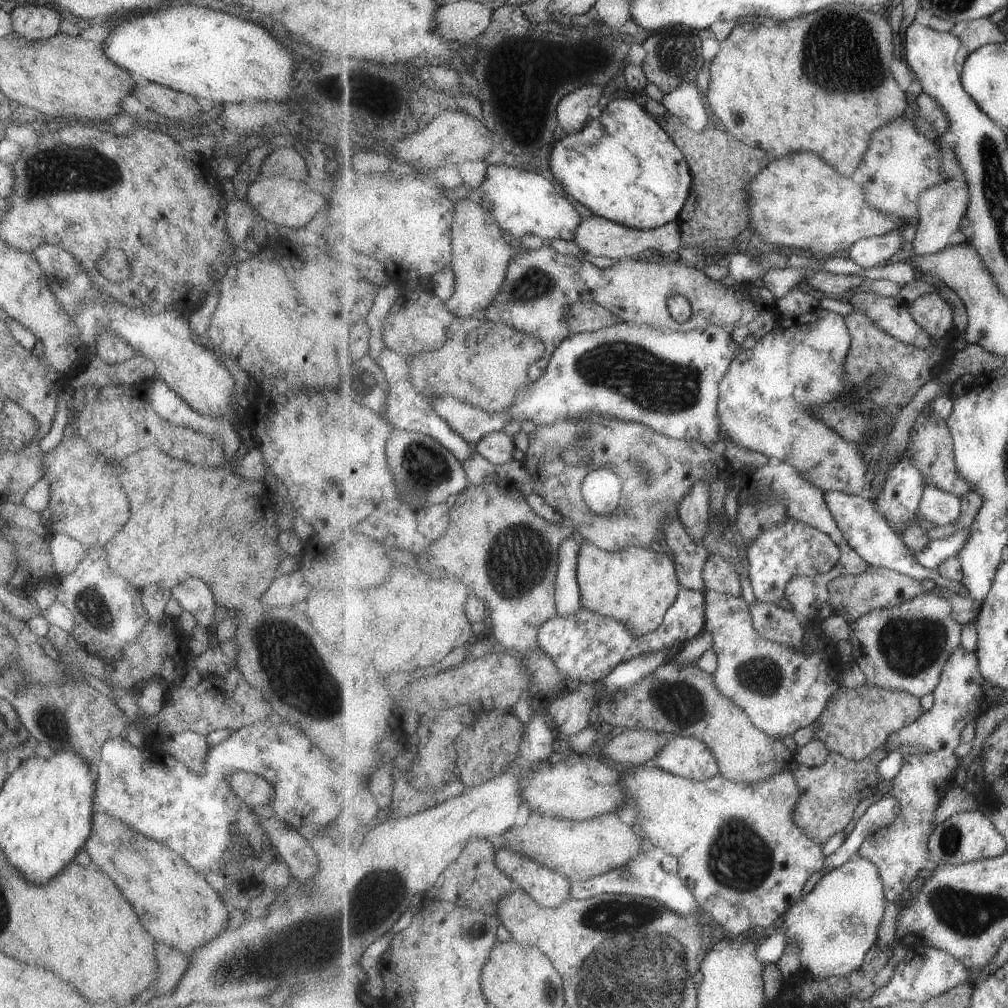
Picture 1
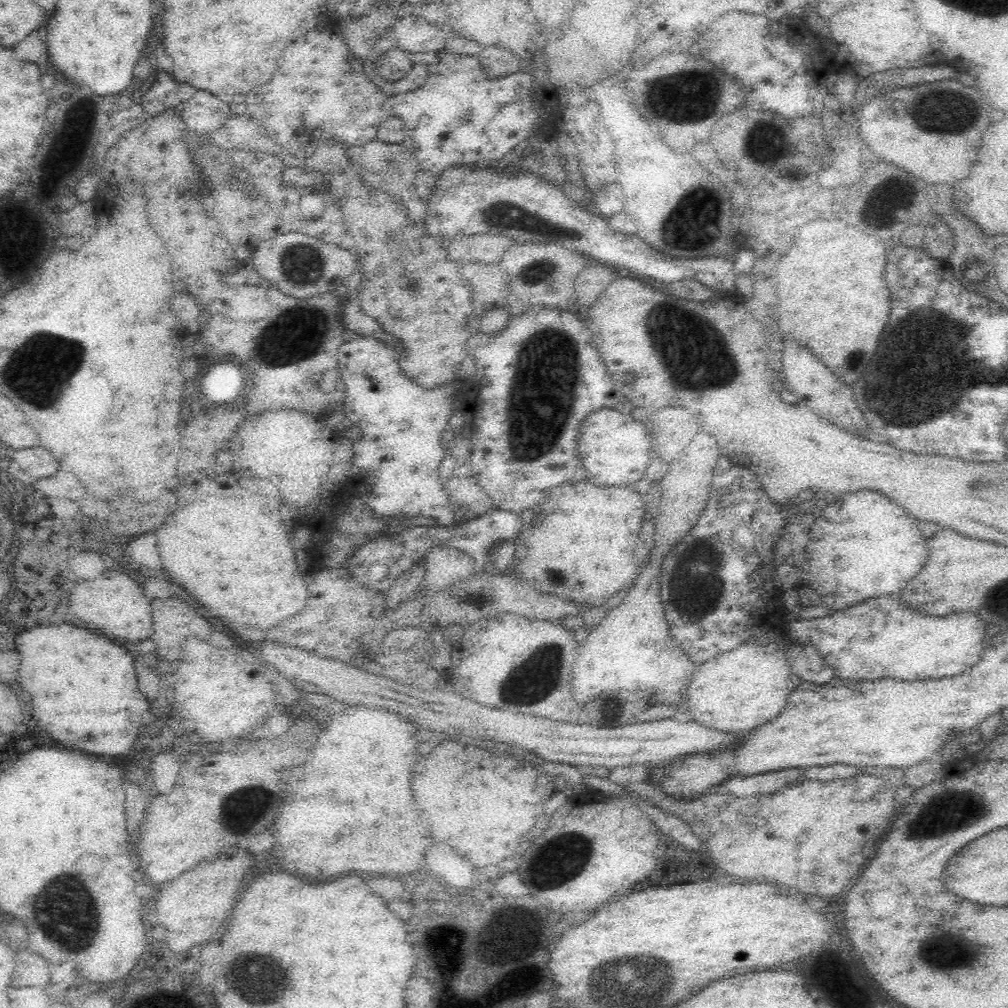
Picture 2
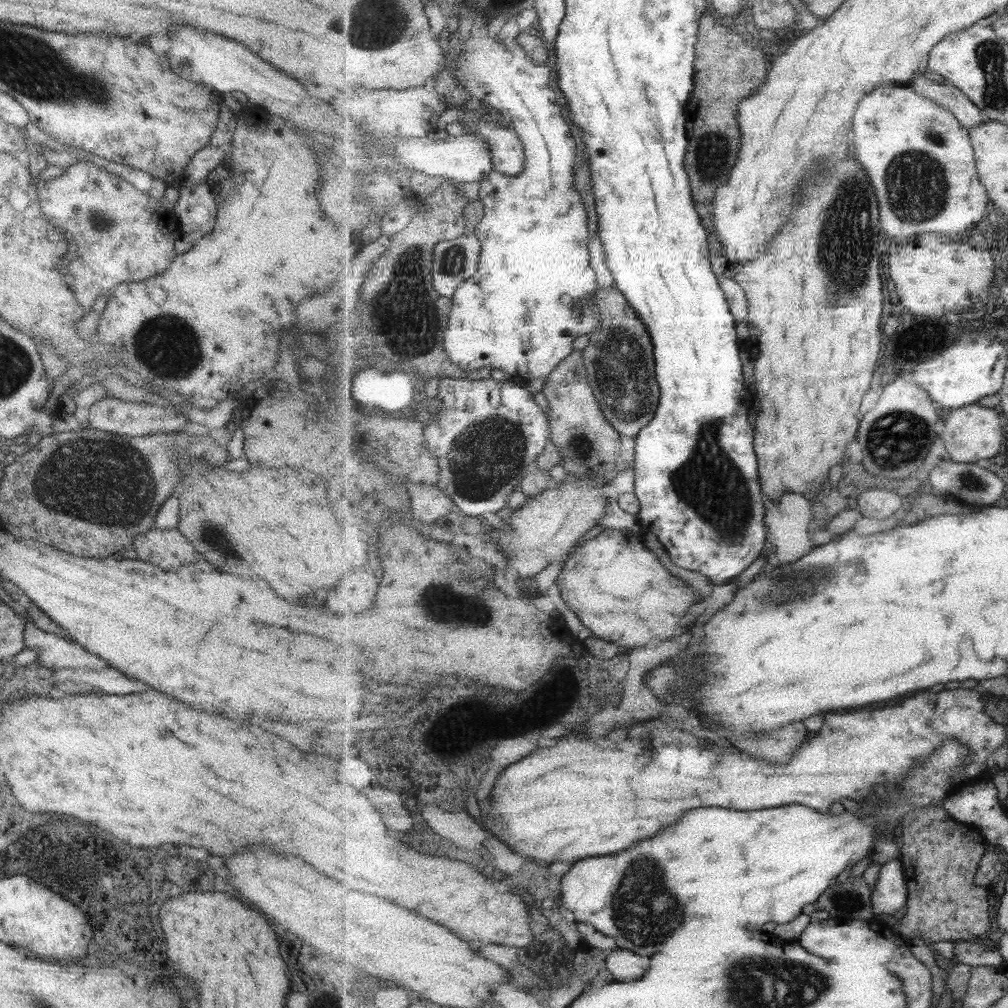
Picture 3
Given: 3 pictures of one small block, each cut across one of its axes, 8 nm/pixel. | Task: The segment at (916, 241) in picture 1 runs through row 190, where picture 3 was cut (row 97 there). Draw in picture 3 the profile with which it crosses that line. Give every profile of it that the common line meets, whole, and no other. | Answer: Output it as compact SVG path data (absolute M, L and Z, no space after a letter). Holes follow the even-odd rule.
M919 76L911 84L919 95L932 100L941 108L950 110L965 128L972 129L983 122L981 109L960 88L946 81L938 84L925 76Z

